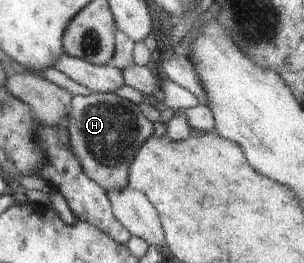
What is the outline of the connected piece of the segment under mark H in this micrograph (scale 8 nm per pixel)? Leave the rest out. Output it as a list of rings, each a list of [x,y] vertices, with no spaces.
[[[91,92],[74,96],[67,113],[69,145],[85,174],[106,193],[128,185],[128,167],[140,146],[154,133],[154,123],[143,114],[144,108],[112,92]]]

